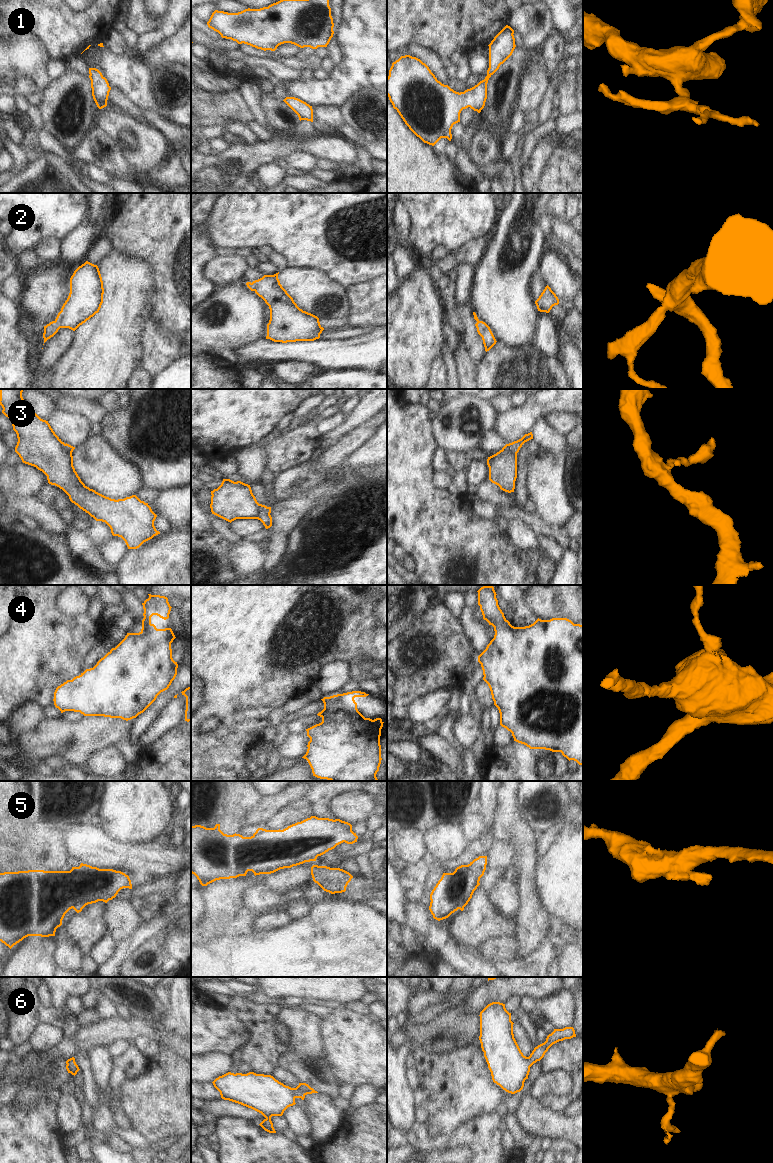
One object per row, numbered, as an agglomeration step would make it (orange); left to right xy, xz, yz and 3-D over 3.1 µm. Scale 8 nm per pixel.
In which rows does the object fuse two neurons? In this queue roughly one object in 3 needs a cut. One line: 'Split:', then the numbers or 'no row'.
Split: 3, 5

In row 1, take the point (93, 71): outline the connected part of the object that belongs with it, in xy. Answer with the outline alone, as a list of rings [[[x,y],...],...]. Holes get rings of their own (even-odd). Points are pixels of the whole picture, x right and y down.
[[[89,68],[92,96],[99,109],[107,106],[107,100],[111,87],[107,79],[96,68]]]

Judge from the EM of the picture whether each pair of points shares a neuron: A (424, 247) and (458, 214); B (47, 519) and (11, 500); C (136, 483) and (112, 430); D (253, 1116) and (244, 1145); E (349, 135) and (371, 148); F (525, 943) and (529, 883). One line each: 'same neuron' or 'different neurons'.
A: same neuron
B: same neuron
C: different neurons
D: different neurons
E: same neuron
F: same neuron

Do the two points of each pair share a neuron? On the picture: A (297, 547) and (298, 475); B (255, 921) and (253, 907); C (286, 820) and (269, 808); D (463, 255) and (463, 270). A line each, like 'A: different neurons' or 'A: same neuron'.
A: same neuron
B: different neurons
C: different neurons
D: different neurons

